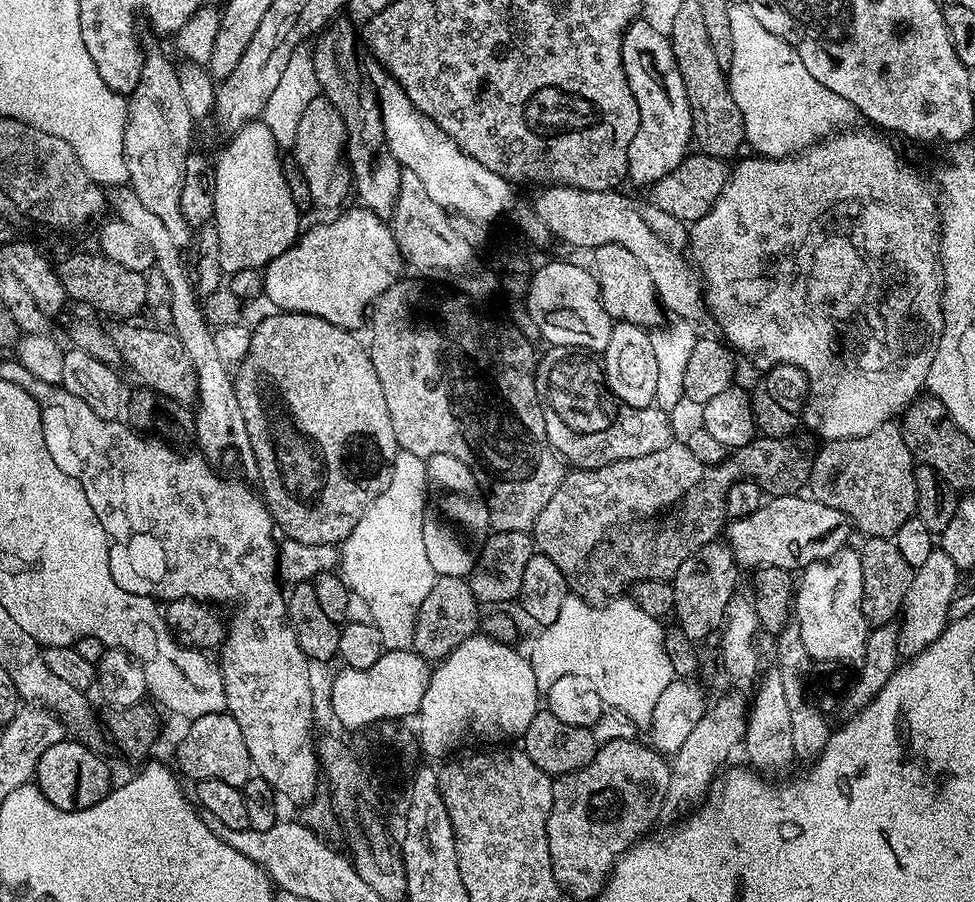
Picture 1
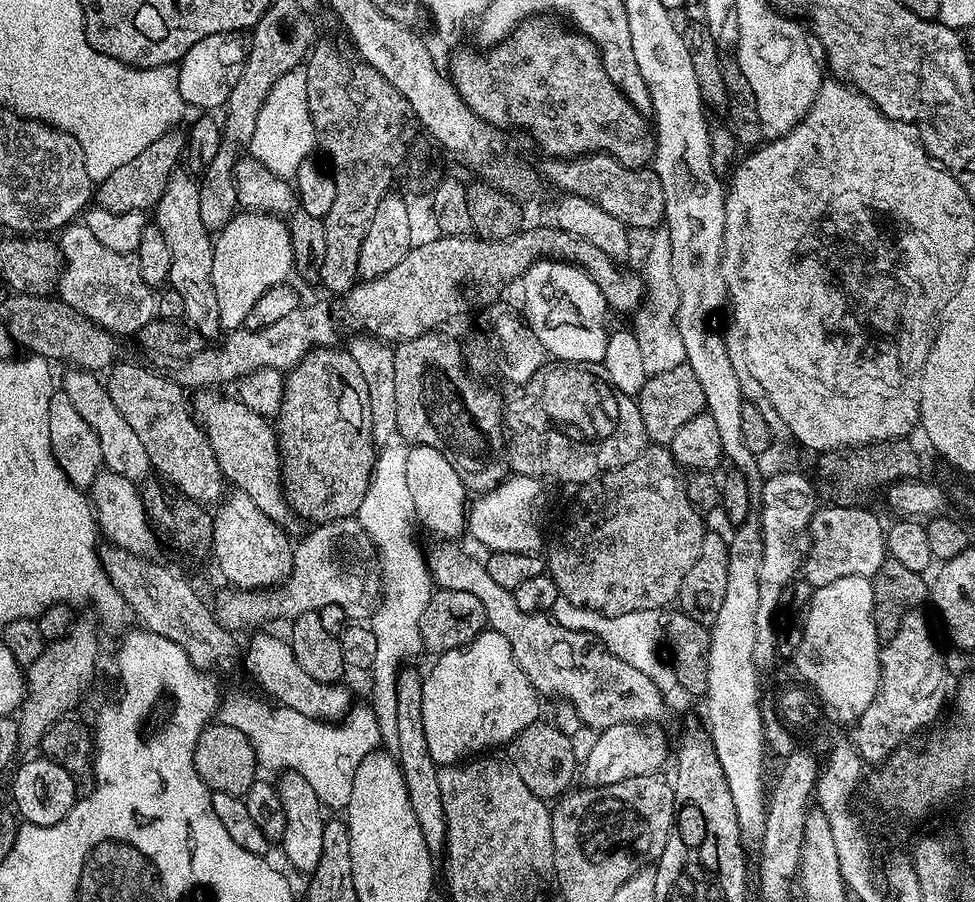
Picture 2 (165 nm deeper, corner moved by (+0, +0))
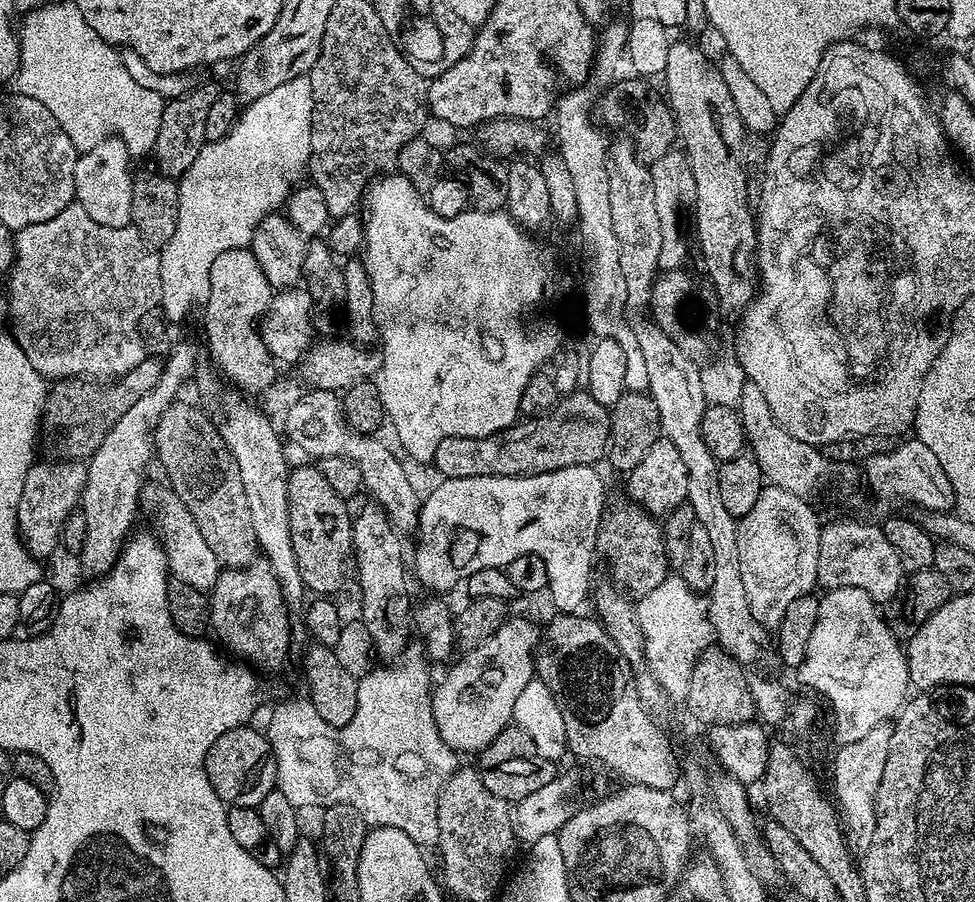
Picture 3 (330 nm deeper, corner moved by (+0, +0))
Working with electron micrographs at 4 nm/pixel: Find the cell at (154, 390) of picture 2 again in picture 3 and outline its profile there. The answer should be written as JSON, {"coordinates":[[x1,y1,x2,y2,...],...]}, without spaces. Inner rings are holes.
{"coordinates":[[178,400,172,404,162,414,162,418,156,423,156,431,154,433,154,456,164,467,164,472,169,476,170,487,172,491,178,494,178,498,186,506,186,510,190,510,190,514,194,514,194,522,198,522,198,530,202,530,202,538,210,546,210,550,214,550,214,558,218,558,218,562,224,568,245,568,246,565,253,563,257,559,258,549,256,546,256,535,254,534,254,521,250,519,250,505,246,503,246,489,242,486,242,474,238,474,238,462,234,462,234,458,228,453,226,442,222,442,219,430,216,429,215,423,202,411,196,407,186,404,183,400]]}

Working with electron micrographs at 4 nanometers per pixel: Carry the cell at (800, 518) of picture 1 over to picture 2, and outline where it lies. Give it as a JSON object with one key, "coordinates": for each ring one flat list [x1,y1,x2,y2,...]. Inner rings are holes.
{"coordinates":[[817,507,807,530,807,551,803,557,802,578,813,588,826,586,837,578,851,576,875,576,884,565,886,528,868,508,824,508]]}

